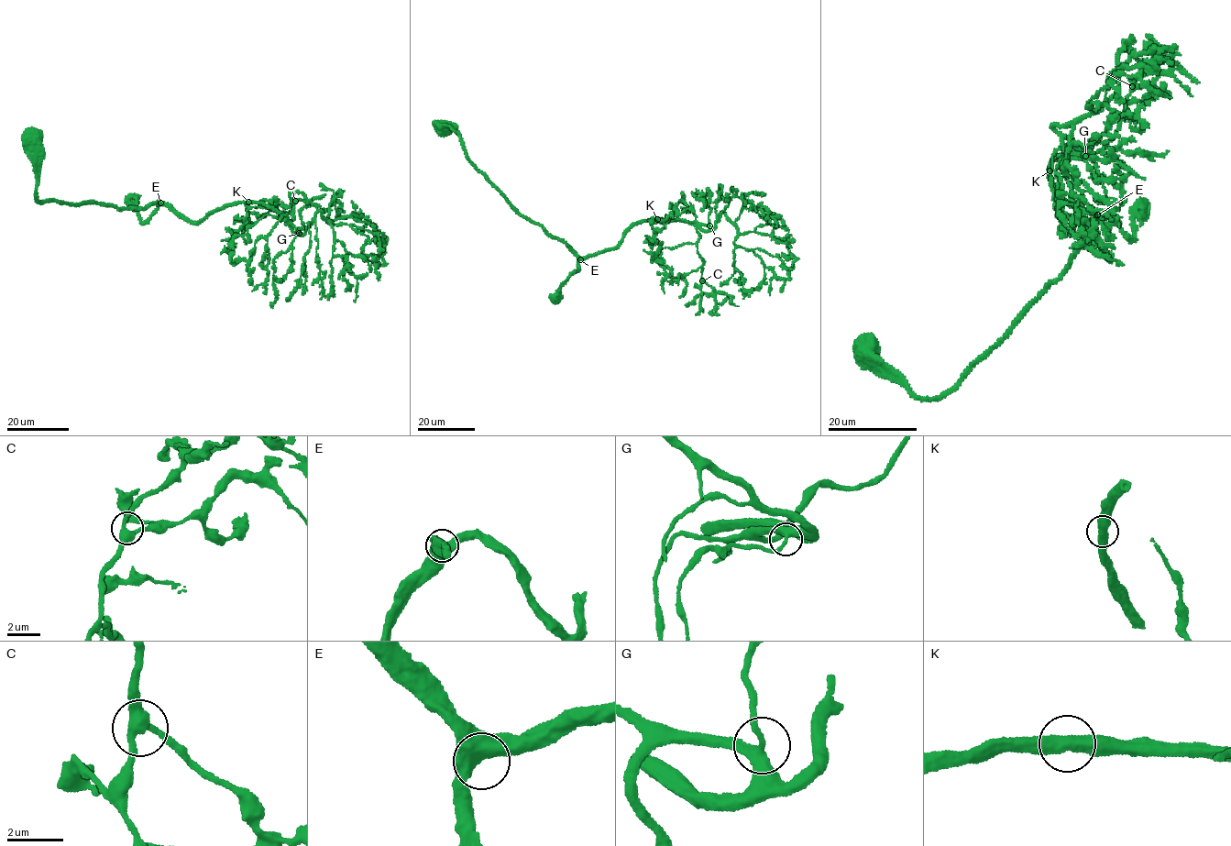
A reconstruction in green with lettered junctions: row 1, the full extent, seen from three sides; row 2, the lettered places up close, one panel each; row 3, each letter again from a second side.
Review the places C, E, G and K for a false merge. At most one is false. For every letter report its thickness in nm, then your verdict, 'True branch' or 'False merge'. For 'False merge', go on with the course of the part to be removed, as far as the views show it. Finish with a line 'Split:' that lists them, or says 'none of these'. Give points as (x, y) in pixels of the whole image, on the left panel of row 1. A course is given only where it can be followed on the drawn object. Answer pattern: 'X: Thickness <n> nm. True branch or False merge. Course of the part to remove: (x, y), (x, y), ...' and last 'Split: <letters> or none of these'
C: Thickness 360 nm. True branch
E: Thickness 480 nm. True branch
G: Thickness 360 nm. True branch
K: Thickness 550 nm. True branch
Split: none of these

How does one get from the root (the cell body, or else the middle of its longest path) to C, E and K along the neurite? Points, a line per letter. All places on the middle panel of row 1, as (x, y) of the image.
C: (443, 126), (459, 135), (476, 169), (512, 207), (579, 257), (612, 249), (651, 219), (697, 226), (702, 280)
E: (443, 126), (459, 135), (476, 169), (485, 172), (512, 207), (563, 239), (580, 259)
K: (443, 126), (459, 135), (476, 169), (512, 207), (579, 257), (612, 249), (635, 225), (657, 219)

